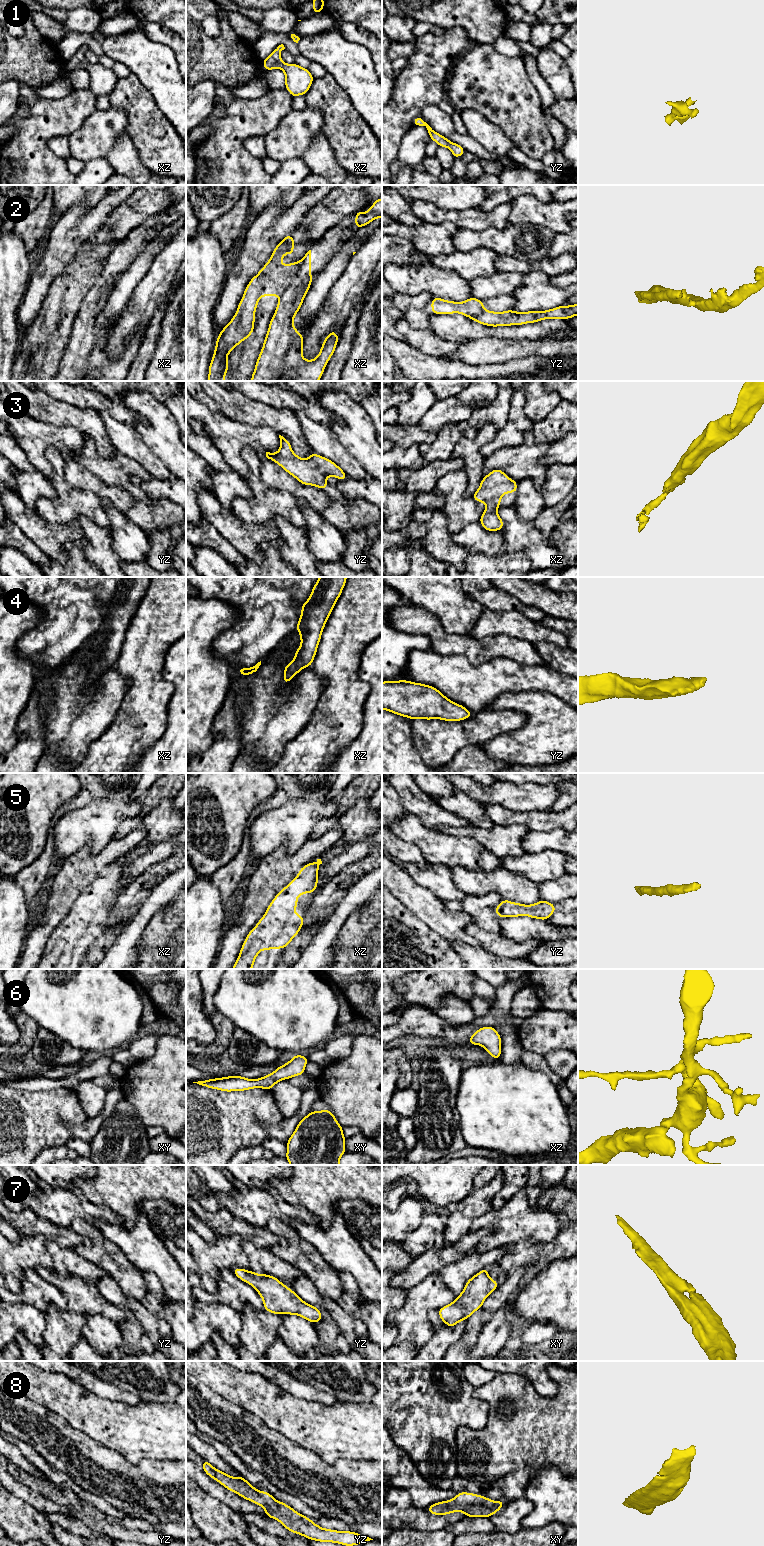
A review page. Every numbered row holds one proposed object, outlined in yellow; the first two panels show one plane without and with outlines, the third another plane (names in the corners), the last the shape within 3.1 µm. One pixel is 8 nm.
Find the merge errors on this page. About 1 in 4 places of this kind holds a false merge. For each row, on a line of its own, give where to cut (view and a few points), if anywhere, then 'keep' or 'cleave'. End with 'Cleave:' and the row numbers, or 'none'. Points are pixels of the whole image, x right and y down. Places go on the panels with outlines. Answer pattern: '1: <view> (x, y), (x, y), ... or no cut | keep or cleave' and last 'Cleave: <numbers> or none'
1: no cut | keep
2: xz (301, 261), (296, 271), (295, 280), (280, 295) | cleave
3: no cut | keep
4: no cut | keep
5: no cut | keep
6: no cut | keep
7: no cut | keep
8: no cut | keep
Cleave: 2

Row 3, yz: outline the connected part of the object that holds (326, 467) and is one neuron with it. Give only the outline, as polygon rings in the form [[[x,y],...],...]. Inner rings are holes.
[[[281,435],[279,438],[279,451],[277,453],[266,452],[266,457],[281,466],[301,484],[316,486],[325,491],[328,476],[335,476],[341,481],[347,478],[345,472],[330,459],[314,452],[308,459],[298,457],[292,451],[290,442]]]

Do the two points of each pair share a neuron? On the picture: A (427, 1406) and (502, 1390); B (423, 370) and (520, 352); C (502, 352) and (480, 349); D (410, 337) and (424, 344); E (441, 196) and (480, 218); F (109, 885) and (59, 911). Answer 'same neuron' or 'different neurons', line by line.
A: different neurons
B: different neurons
C: same neuron
D: same neuron
E: different neurons
F: different neurons

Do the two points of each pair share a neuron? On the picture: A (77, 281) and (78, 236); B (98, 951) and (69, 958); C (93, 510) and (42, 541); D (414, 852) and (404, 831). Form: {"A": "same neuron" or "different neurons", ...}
{"A": "different neurons", "B": "same neuron", "C": "different neurons", "D": "different neurons"}

